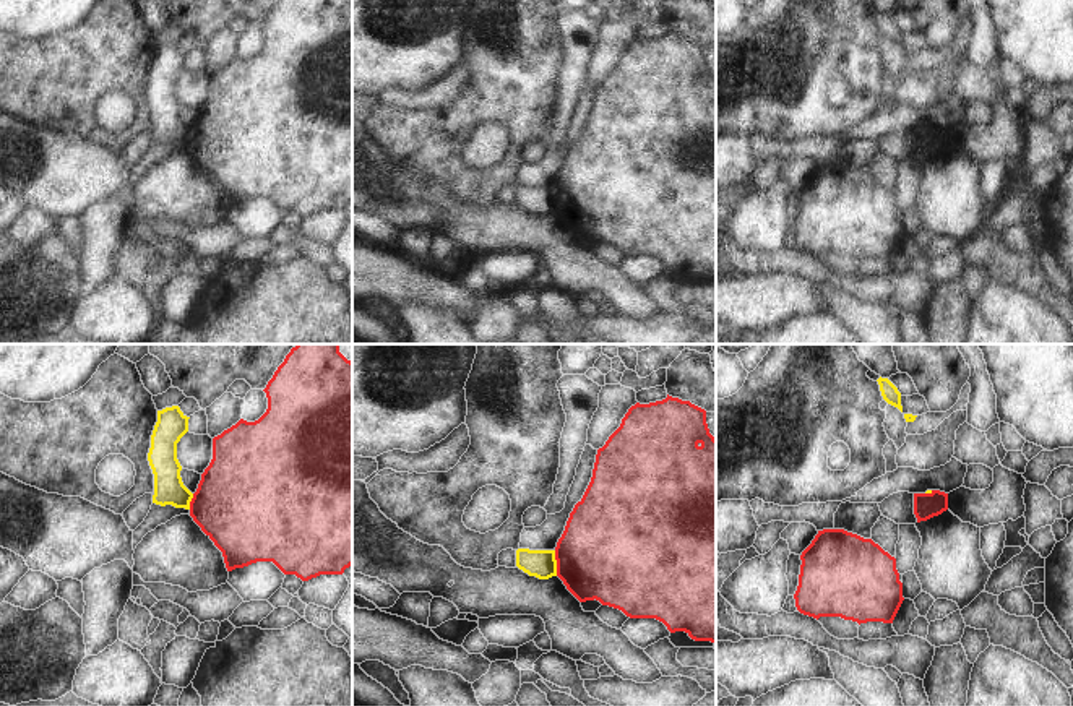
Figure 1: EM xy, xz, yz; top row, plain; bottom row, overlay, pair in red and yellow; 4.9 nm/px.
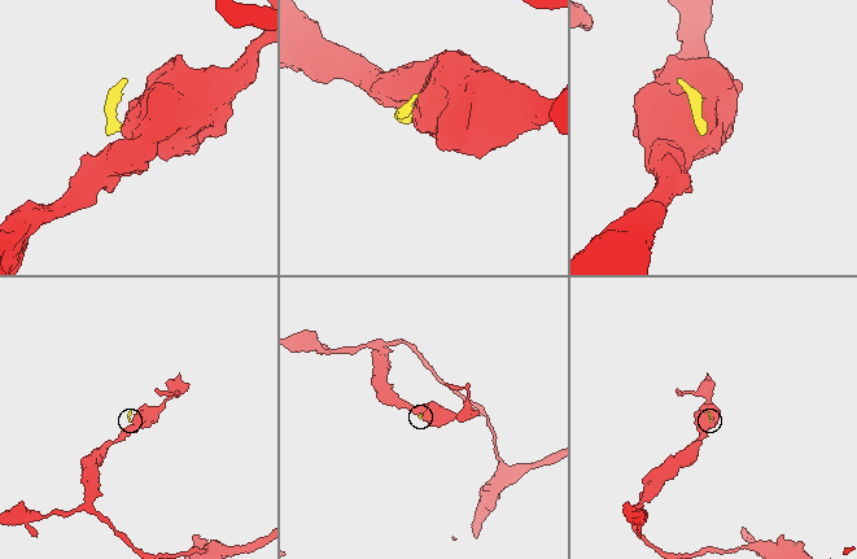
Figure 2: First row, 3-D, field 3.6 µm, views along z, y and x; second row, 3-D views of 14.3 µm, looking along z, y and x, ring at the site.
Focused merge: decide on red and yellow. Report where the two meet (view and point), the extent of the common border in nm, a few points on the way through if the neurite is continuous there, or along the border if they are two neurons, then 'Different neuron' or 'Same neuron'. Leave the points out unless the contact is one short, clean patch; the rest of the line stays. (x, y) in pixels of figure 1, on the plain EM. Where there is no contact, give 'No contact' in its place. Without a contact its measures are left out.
Touches red at xz (557, 200). Shared border 130 nm. Boundary: xz (554, 187), (557, 211). Different neuron.

